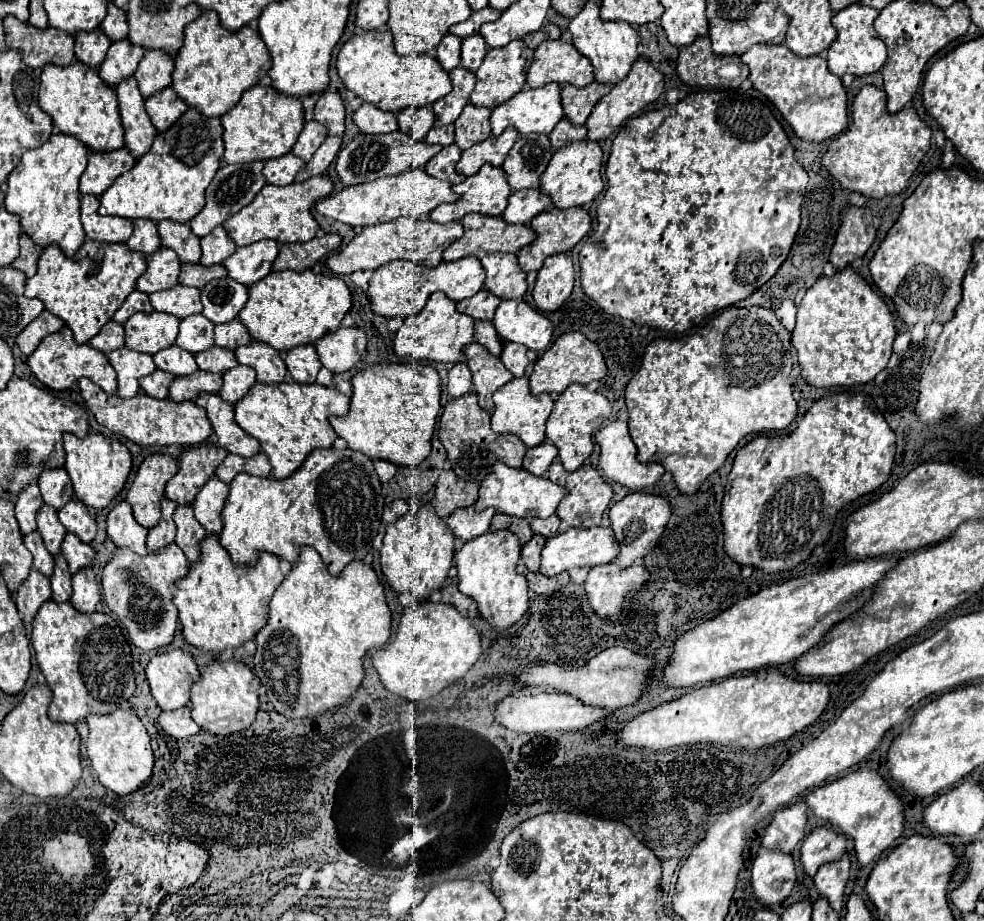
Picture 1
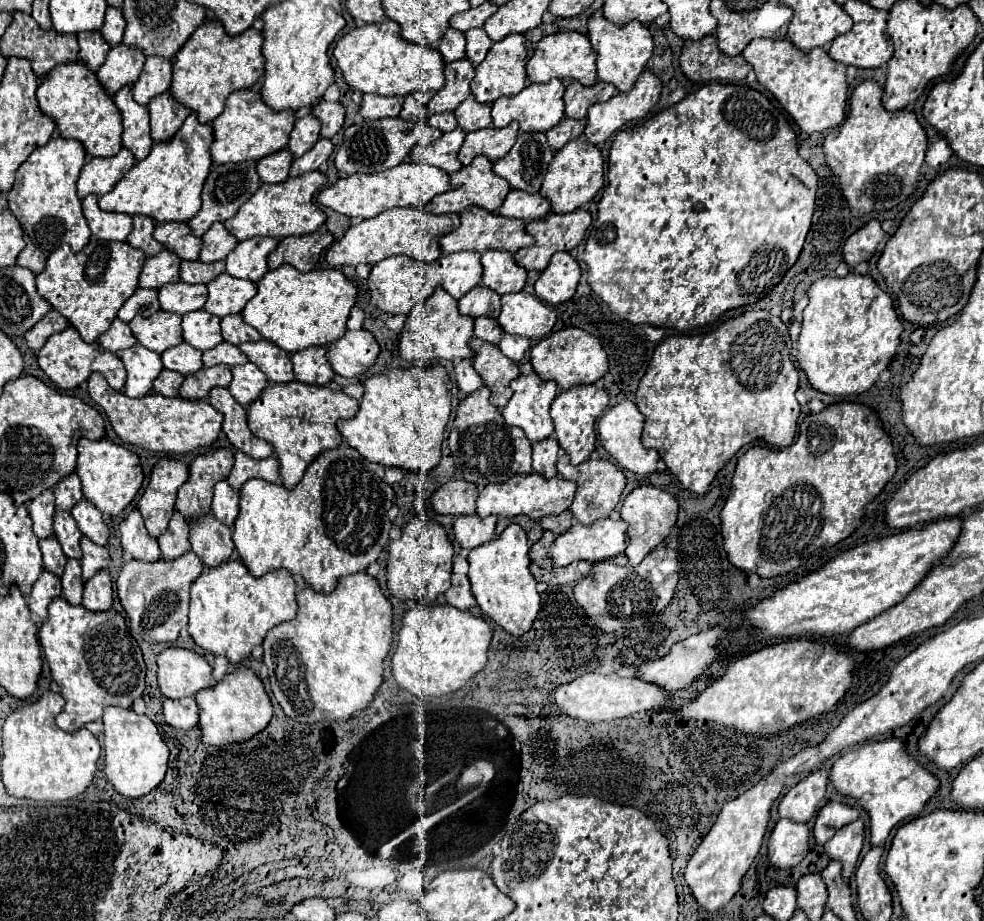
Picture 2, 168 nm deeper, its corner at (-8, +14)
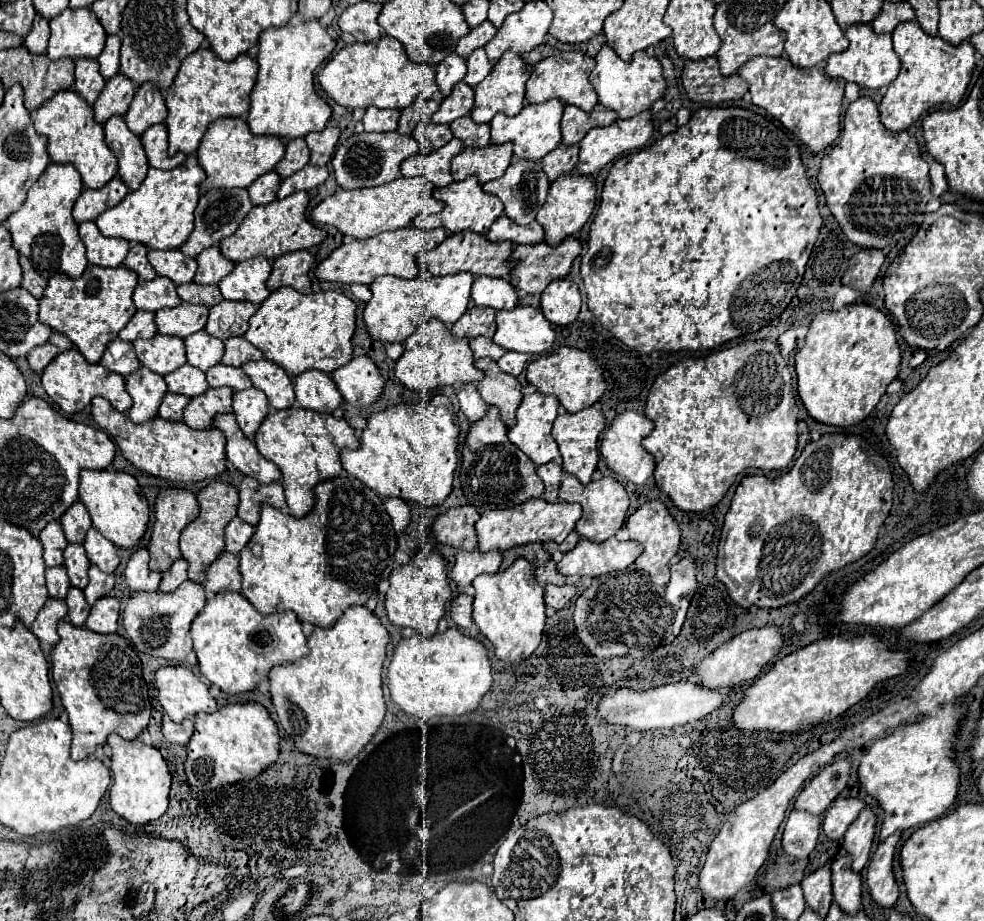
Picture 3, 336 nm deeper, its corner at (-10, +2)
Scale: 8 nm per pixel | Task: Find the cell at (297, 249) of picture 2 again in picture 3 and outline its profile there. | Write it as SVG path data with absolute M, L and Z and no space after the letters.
M309 250L279 256L277 260L273 260L273 272L267 280L267 288L273 292L281 286L291 286L297 292L309 294L311 292L309 270L313 268L313 264L315 254L311 254Z

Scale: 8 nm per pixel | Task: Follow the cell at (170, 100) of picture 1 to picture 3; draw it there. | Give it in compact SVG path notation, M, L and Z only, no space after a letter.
M163 122L161 124L153 124L153 128L147 128L141 134L141 142L145 146L149 166L153 166L153 168L171 170L171 168L179 166L185 160L185 154L181 154L181 152L177 152L173 158L167 156L169 140L167 140L167 128L165 128Z

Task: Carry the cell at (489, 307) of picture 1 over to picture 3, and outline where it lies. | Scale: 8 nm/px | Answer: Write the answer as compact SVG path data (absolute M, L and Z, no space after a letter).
M469 308L455 324L453 324L453 336L465 336L465 338L475 338L475 336L487 336L491 338L493 332L497 330L495 324L495 310L493 308Z

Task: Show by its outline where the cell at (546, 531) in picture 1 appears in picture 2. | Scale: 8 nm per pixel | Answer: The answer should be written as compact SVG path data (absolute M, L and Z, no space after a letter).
M563 512L559 516L545 516L541 522L539 522L545 530L551 530L553 534L563 534L567 532L571 526L573 526L573 516L571 512Z

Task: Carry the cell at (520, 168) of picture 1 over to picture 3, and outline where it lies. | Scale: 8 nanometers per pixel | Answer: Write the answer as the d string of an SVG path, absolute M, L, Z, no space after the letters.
M515 160L505 170L505 174L501 178L487 182L483 186L483 190L501 198L501 202L505 204L505 216L509 216L517 224L529 224L529 222L535 220L537 212L545 204L545 196L547 196L547 190L549 190L549 178L545 176L539 160Z

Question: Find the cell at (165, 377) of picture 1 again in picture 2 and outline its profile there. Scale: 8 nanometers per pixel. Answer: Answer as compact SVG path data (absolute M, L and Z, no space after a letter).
M163 370L161 374L159 374L159 378L155 380L155 384L153 384L153 390L157 392L157 394L163 394L163 396L179 396L179 386L183 384L183 376L179 376L179 372L167 372L167 370Z

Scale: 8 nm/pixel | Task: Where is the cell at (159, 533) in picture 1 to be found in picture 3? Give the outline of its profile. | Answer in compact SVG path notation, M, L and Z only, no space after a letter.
M177 558L177 562L171 564L169 570L163 572L163 580L161 580L161 590L163 592L173 592L177 588L177 584L181 584L187 578L187 562L185 558Z

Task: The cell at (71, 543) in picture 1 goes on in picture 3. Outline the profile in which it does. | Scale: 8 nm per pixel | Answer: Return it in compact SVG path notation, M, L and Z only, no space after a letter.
M91 564L91 568L89 568L89 584L83 590L87 604L91 606L91 604L95 604L97 598L107 596L111 592L113 584L115 584L115 576L113 574L105 574L95 564Z

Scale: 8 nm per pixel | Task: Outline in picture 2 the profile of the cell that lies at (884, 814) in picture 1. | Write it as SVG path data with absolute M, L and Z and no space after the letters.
M901 738L869 742L843 754L833 764L829 780L841 794L855 798L869 812L873 846L883 844L889 832L905 818L919 816L929 798L939 790L939 780L907 754L905 740Z

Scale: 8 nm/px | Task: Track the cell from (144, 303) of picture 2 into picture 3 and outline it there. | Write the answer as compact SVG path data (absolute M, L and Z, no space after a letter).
M137 310L131 320L127 322L127 326L123 328L123 332L119 334L121 340L125 342L133 342L135 338L151 338L157 334L157 326L155 326L155 314L153 312L141 312Z

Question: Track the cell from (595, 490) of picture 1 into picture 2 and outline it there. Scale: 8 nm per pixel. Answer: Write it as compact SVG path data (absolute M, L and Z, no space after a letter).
M561 454L559 462L557 462L557 472L565 480L573 480L577 484L577 494L575 494L575 500L571 504L571 514L581 524L593 524L595 520L607 518L615 510L615 506L619 504L619 498L621 498L621 494L625 490L623 472L613 462L609 462L605 458L587 460L583 464L579 464L579 466L571 466L569 456Z

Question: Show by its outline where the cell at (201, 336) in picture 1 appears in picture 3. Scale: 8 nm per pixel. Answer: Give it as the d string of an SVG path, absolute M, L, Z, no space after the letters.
M205 330L187 336L185 346L187 346L187 362L203 372L221 362L223 342L217 340L215 336L209 336Z

